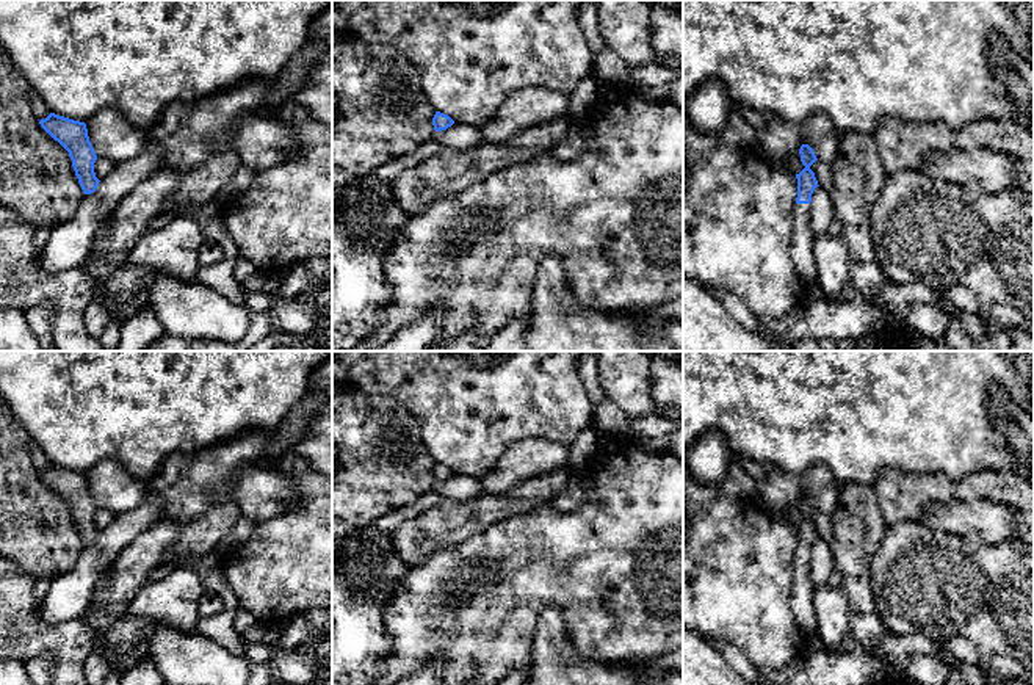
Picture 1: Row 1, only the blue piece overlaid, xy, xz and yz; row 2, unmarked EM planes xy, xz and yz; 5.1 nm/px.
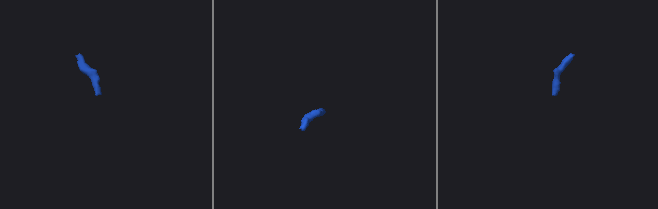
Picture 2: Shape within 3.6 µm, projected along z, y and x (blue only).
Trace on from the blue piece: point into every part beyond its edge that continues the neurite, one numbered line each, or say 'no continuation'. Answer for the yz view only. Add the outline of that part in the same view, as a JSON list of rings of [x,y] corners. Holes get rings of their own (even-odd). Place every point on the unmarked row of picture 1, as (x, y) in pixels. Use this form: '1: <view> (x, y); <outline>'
1: yz (801, 601); [[[796,555],[790,607],[797,627],[804,633],[818,629],[816,614],[813,608],[813,591],[815,589],[810,578],[810,555]]]

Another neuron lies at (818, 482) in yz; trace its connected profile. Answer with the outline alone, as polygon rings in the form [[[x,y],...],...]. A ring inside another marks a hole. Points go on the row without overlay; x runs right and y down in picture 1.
[[[826,464],[812,466],[801,478],[801,494],[808,495],[816,509],[832,516],[841,497],[841,483]]]

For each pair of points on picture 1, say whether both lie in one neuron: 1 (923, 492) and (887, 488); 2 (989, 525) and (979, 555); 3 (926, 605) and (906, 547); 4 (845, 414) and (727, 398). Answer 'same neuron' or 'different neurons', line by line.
1: same neuron
2: different neurons
3: same neuron
4: same neuron

